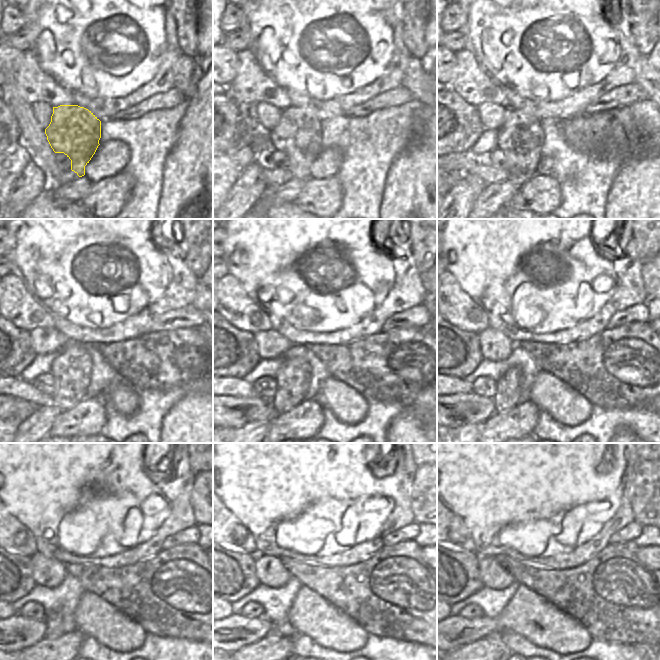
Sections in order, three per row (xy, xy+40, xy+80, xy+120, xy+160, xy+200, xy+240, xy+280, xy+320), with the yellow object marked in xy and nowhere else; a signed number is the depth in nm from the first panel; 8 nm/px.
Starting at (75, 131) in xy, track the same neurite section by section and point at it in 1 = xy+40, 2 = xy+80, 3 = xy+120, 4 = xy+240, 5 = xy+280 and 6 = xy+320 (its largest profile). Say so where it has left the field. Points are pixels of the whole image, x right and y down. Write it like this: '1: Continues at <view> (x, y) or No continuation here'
1: Continues at xy+40 (298, 134)
2: Continues at xy+80 (521, 137)
3: Continues at xy+120 (71, 369)
4: Continues at xy+240 (54, 622)
5: Continues at xy+280 (275, 632)
6: Continues at xy+320 (494, 636)

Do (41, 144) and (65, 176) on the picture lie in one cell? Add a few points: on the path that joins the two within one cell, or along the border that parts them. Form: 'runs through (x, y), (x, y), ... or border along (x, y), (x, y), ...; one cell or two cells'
border along (61, 171), (59, 176), (60, 184); two cells

